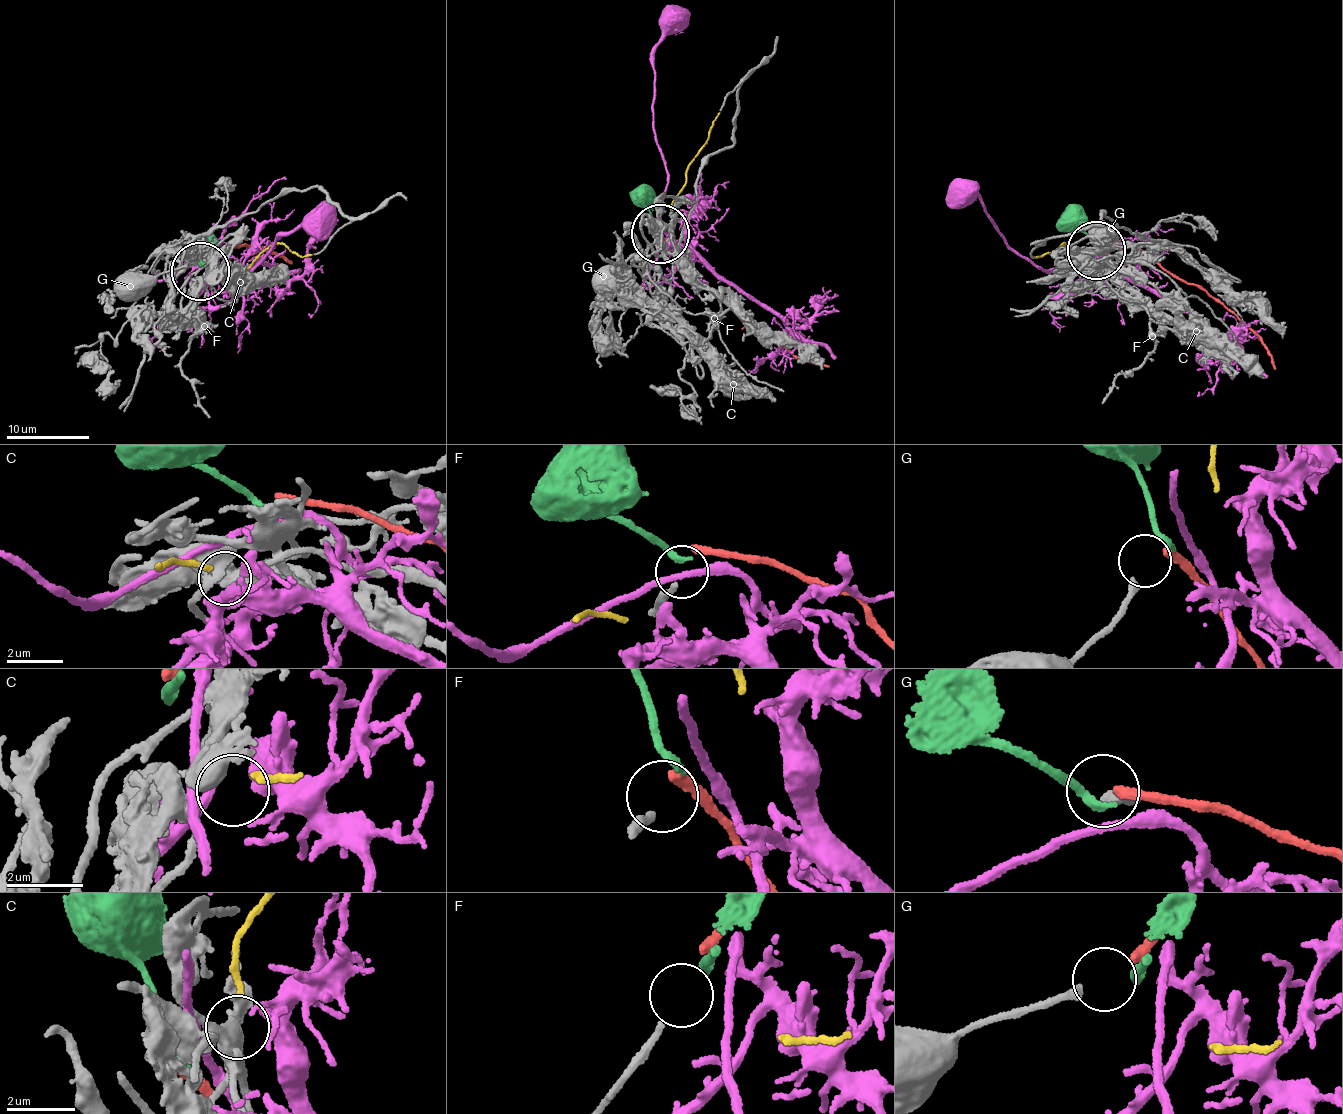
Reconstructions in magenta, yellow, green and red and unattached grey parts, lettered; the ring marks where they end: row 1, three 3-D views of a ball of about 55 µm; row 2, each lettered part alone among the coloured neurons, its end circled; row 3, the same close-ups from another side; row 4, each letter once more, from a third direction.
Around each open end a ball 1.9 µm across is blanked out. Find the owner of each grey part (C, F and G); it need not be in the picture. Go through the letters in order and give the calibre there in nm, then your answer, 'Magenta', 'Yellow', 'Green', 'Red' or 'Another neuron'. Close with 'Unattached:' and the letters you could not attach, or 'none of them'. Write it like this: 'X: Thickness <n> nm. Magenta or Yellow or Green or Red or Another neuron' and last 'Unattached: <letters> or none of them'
C: Thickness 180 nm. Yellow
F: Thickness 190 nm. Green
G: Thickness 280 nm. Red
Unattached: none of them

